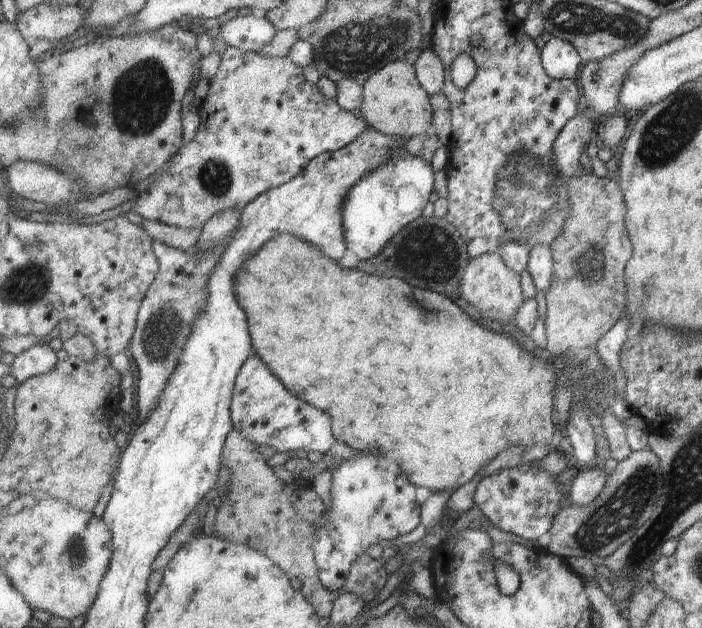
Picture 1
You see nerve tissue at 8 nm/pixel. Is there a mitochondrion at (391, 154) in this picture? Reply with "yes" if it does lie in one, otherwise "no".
no

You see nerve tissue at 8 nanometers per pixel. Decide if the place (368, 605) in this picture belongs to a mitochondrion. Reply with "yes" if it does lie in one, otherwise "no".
no

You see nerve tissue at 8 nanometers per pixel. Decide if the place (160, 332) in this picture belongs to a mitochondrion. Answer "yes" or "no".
yes

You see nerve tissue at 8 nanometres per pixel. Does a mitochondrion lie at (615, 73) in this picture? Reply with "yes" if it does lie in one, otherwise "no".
no

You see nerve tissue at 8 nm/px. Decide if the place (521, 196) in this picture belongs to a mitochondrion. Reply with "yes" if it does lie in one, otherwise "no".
yes

